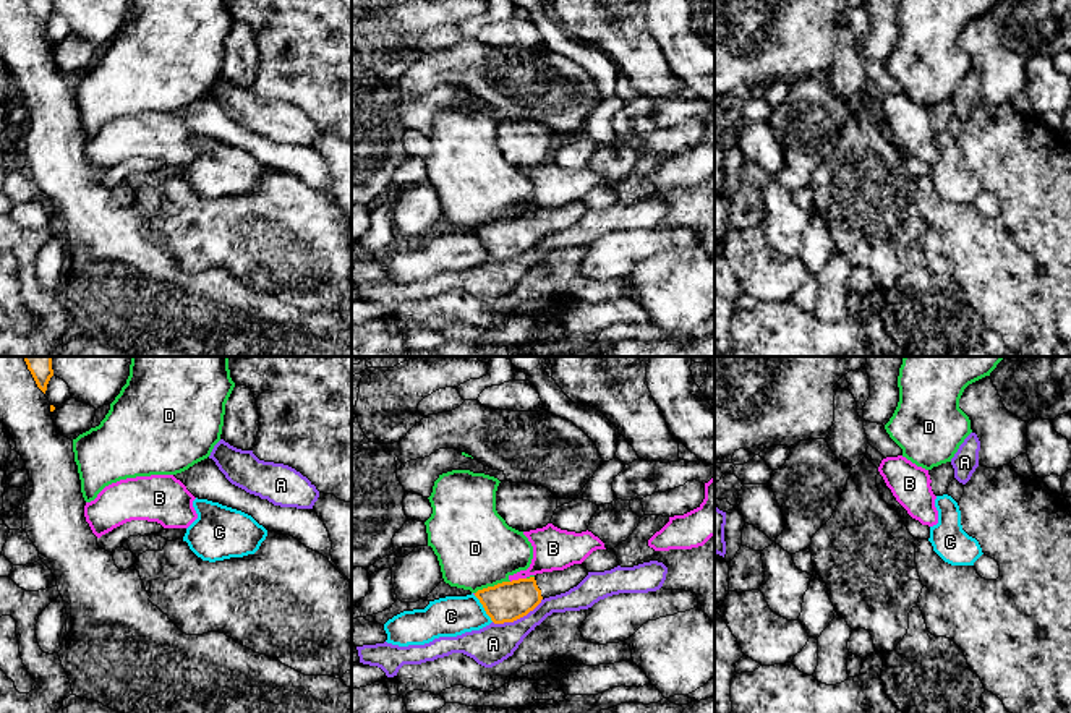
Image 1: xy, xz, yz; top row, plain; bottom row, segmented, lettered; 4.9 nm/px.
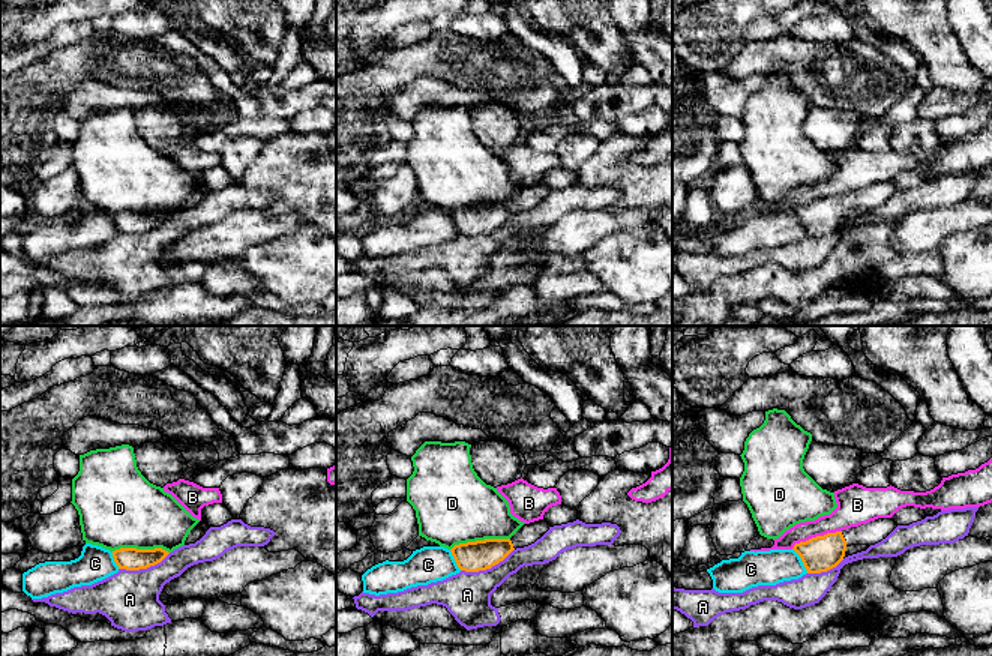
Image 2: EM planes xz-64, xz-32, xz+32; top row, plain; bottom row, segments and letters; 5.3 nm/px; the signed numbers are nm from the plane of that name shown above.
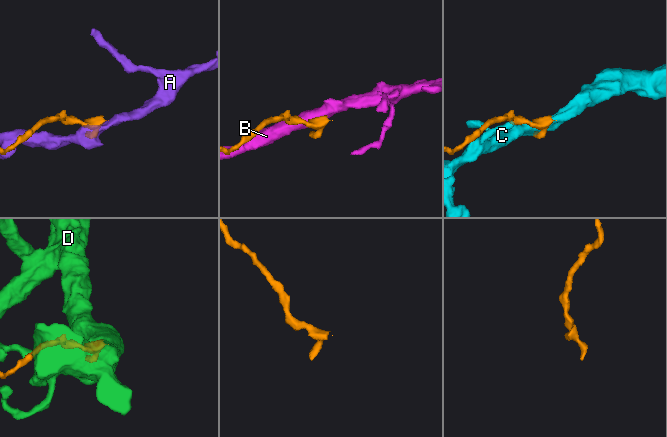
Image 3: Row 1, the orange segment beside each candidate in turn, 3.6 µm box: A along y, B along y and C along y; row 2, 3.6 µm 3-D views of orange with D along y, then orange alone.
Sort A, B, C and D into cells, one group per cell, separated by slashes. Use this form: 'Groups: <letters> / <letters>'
Groups: A / B / C / D

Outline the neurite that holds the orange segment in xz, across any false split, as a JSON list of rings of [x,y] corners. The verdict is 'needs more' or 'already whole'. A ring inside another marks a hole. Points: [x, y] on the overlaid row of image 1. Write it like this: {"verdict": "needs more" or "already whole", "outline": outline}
{"verdict": "needs more", "outline": [[[574,564],[564,570],[502,582],[478,590],[475,596],[494,624],[514,622],[533,611],[544,598],[577,587],[587,575],[588,570],[582,564]]]}

